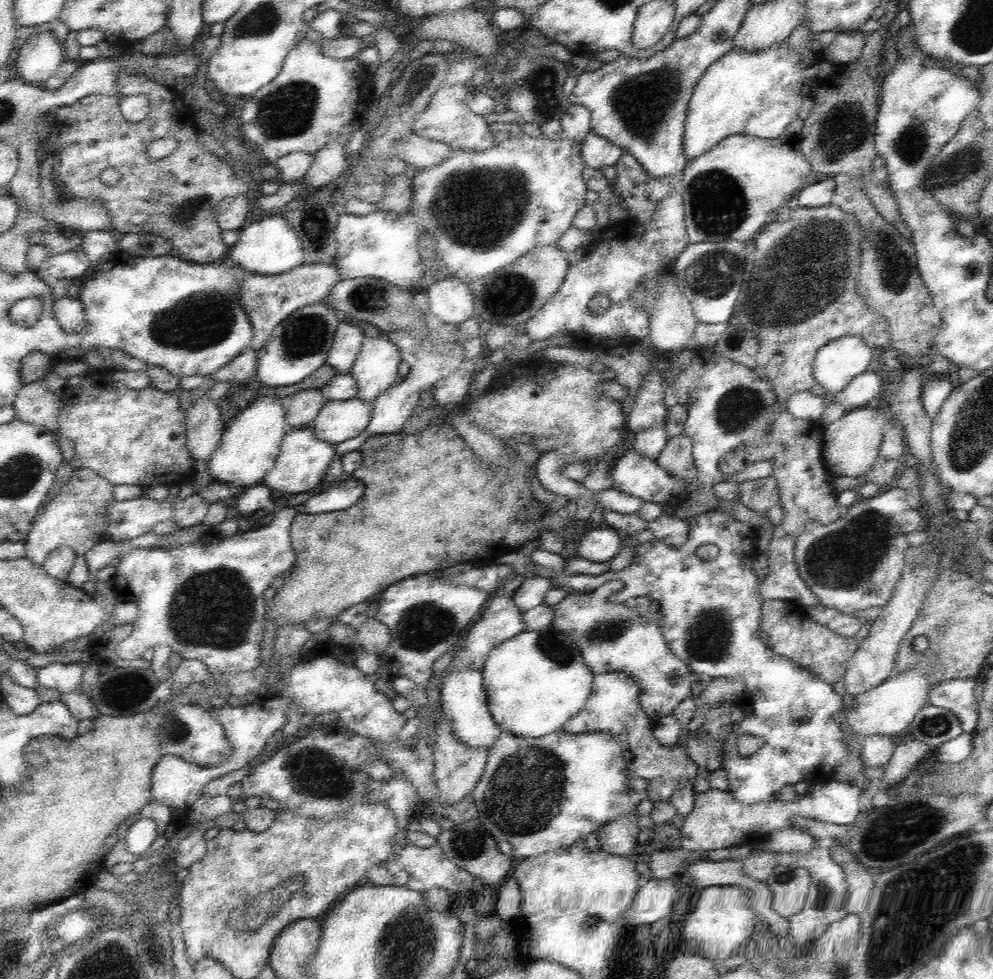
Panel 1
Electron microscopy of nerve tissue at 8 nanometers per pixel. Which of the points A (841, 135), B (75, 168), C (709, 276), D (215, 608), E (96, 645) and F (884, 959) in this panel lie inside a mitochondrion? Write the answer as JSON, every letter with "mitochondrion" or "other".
{"A":"mitochondrion","B":"other","C":"mitochondrion","D":"mitochondrion","E":"other","F":"mitochondrion"}

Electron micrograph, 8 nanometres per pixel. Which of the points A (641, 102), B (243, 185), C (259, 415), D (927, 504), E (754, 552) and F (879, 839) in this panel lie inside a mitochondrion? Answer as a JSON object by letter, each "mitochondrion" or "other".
{"A":"mitochondrion","B":"other","C":"other","D":"other","E":"other","F":"mitochondrion"}

